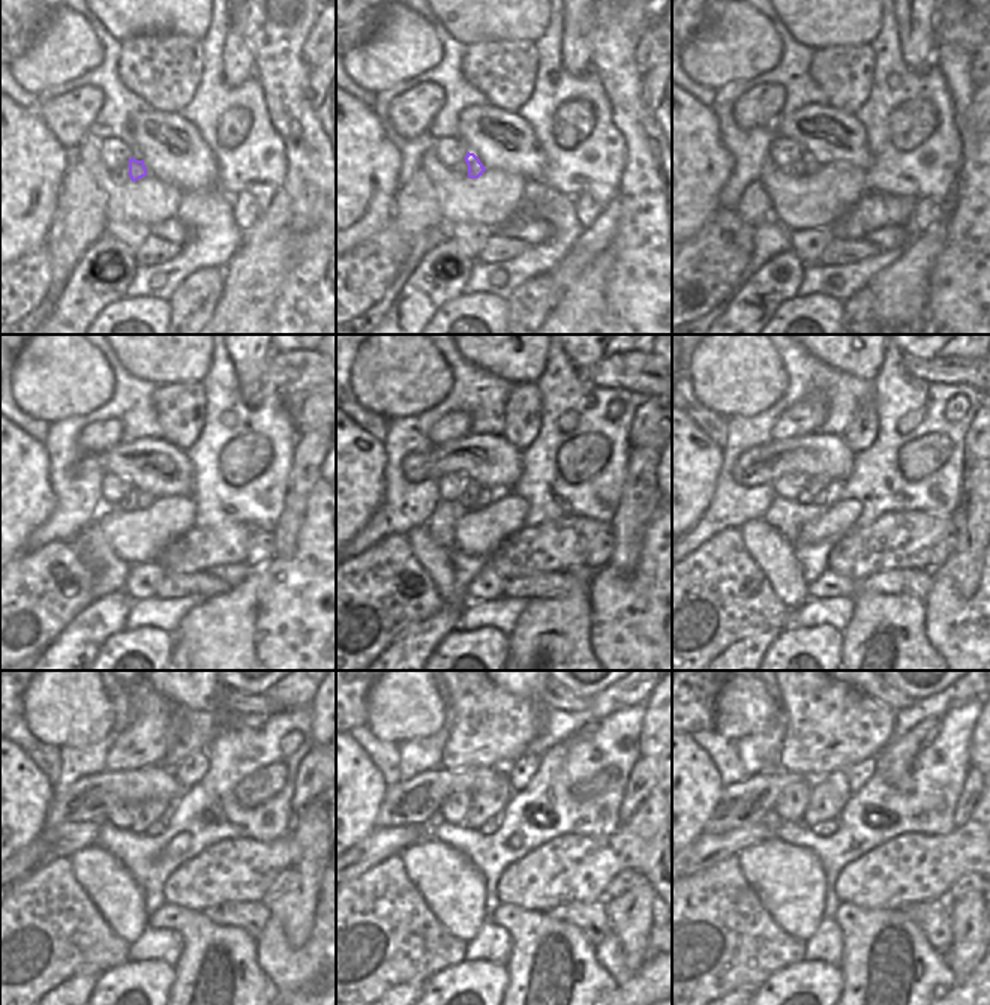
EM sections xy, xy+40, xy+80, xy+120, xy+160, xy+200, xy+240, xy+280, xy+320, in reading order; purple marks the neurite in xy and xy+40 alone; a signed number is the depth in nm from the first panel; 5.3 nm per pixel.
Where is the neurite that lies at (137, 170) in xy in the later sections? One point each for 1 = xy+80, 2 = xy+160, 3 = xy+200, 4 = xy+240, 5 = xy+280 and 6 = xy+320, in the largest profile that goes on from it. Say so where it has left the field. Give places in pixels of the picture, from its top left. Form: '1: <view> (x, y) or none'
1: xy+80 (810, 164)
2: xy+160 (485, 497)
3: xy+200 (821, 497)
4: xy+240 (156, 827)
5: xy+280 (491, 827)
6: xy+320 (825, 828)

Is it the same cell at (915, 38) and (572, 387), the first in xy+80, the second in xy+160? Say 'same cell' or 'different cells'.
different cells

